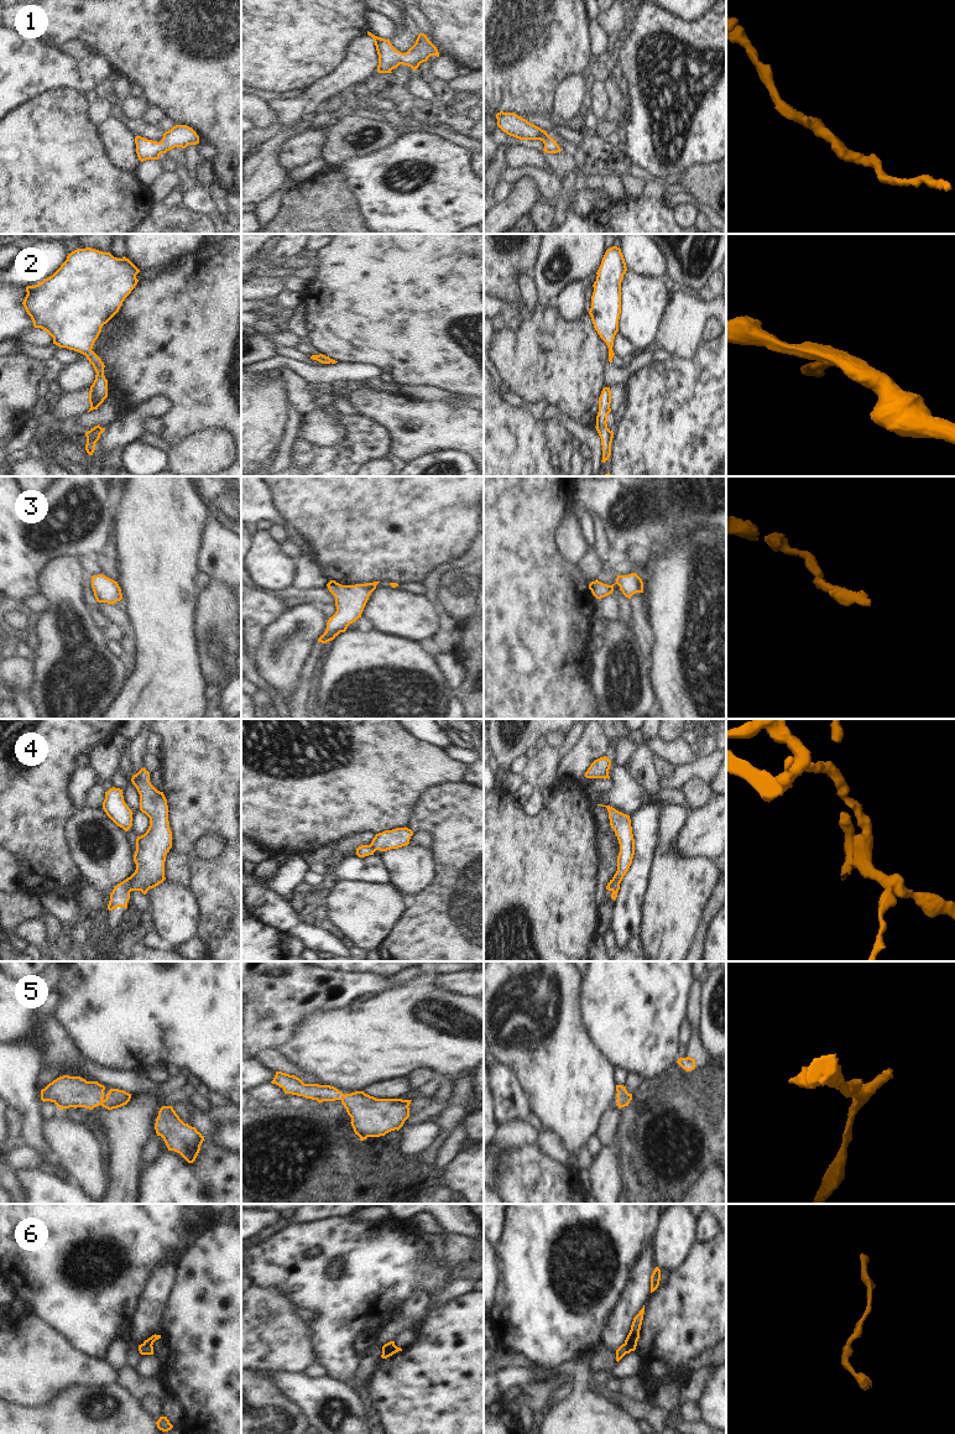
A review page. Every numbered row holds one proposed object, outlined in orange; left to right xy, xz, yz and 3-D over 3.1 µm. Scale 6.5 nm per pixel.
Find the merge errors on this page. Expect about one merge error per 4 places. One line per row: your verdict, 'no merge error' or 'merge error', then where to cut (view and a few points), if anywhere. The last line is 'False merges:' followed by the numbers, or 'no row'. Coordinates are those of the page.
1: no merge error; no cut
2: no merge error; no cut
3: no merge error; no cut
4: merge error; cut in xy along (129, 877), (131, 890)
5: no merge error; no cut
6: no merge error; no cut
False merges: 4

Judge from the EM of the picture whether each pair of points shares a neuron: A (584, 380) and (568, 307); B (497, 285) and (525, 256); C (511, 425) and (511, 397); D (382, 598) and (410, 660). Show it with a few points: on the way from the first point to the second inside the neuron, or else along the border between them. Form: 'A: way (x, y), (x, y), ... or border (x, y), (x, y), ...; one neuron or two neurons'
A: border (556, 303), (569, 321), (577, 321), (586, 312); two neurons
B: way (504, 277), (517, 264); one neuron
C: border (501, 394), (506, 401), (525, 408); two neurons
D: border (372, 630), (401, 636), (418, 644); two neurons

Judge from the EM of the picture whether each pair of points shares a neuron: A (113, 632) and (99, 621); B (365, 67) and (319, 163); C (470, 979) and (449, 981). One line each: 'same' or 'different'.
A: same
B: different
C: same

